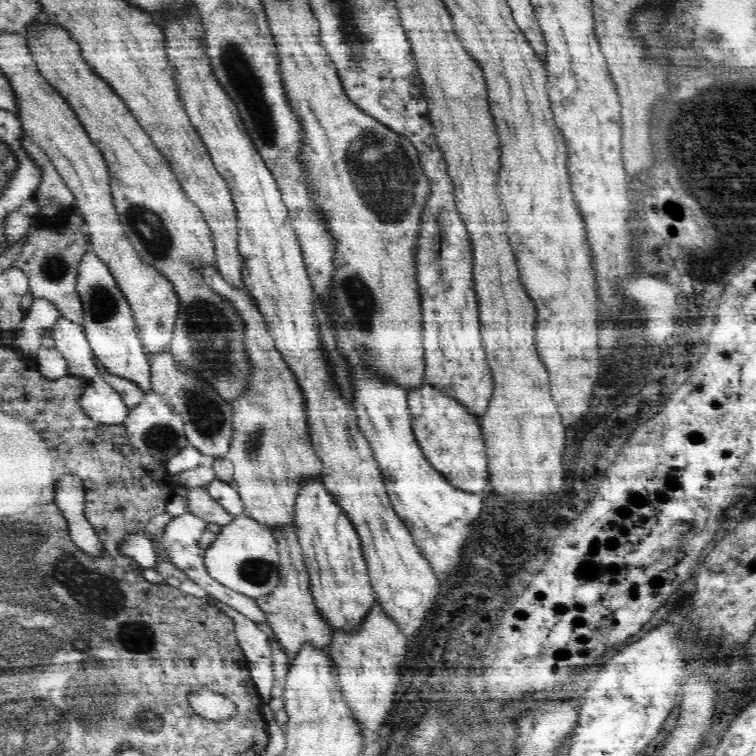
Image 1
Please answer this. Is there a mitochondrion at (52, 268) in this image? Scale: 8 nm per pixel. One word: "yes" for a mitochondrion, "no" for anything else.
yes

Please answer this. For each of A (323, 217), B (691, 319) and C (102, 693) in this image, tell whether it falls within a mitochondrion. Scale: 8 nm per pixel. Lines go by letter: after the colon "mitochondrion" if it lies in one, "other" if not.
A: other
B: other
C: mitochondrion

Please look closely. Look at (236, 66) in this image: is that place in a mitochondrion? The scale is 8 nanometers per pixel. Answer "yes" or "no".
yes

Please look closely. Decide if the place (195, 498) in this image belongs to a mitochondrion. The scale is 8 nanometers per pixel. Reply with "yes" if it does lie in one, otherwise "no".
no

